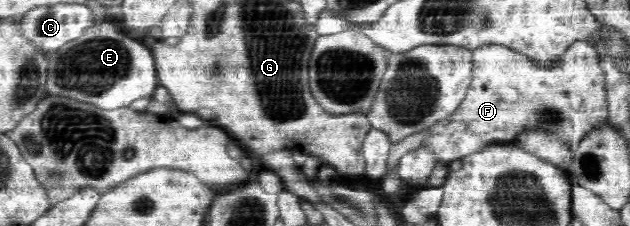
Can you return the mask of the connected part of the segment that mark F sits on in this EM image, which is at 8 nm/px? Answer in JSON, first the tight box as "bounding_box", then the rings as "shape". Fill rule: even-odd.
{"bounding_box":[421,41,608,163],"shape":[[[577,41],[557,60],[555,66],[537,66],[527,56],[503,45],[487,45],[472,54],[472,79],[457,110],[427,128],[428,137],[421,140],[421,148],[430,149],[437,161],[449,163],[462,159],[472,151],[479,151],[488,142],[511,141],[523,130],[544,130],[557,134],[563,144],[575,149],[591,132],[597,132],[608,120],[605,108],[605,82],[603,69],[599,68],[598,54],[589,42]]]}

